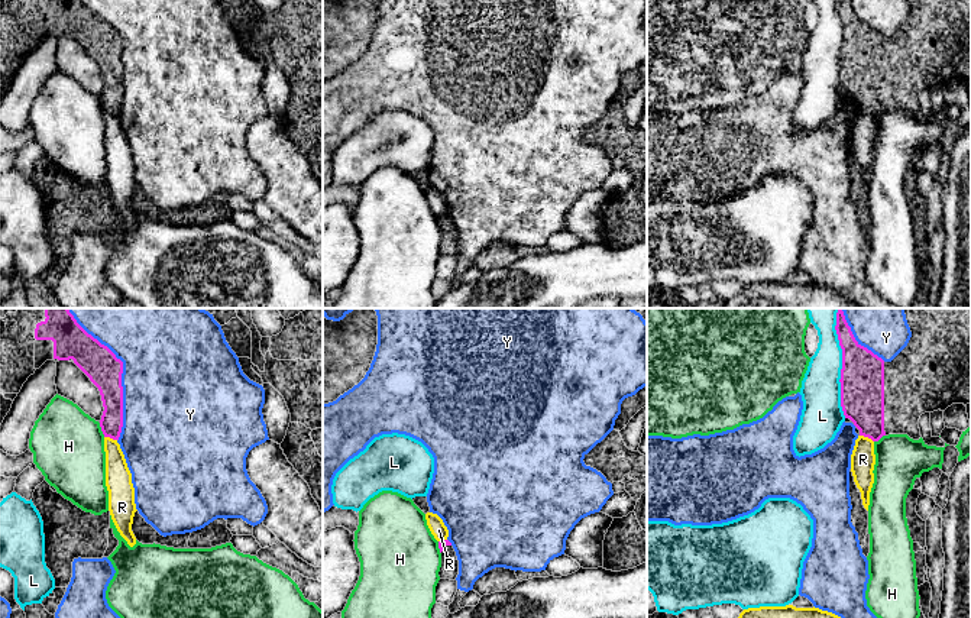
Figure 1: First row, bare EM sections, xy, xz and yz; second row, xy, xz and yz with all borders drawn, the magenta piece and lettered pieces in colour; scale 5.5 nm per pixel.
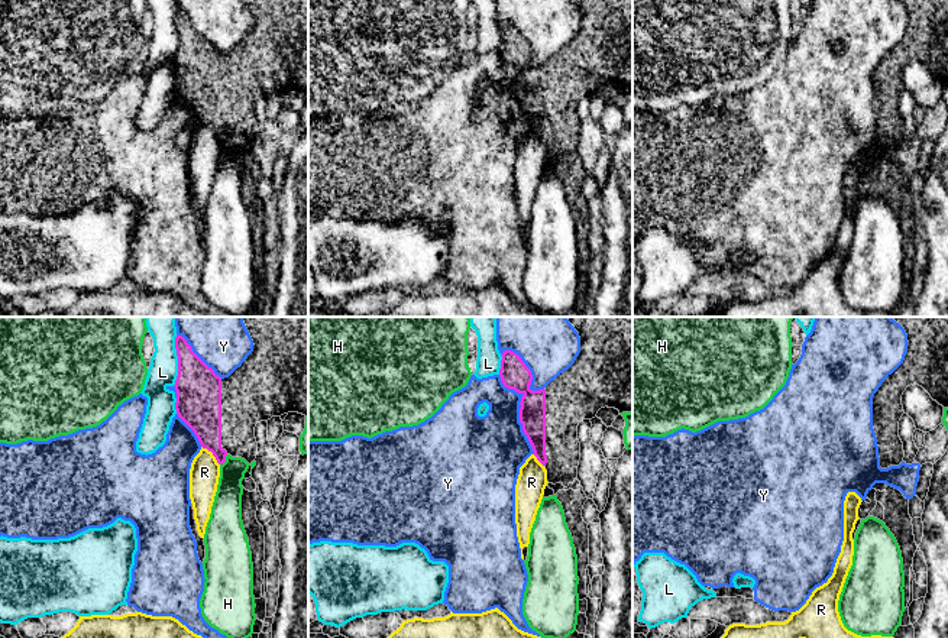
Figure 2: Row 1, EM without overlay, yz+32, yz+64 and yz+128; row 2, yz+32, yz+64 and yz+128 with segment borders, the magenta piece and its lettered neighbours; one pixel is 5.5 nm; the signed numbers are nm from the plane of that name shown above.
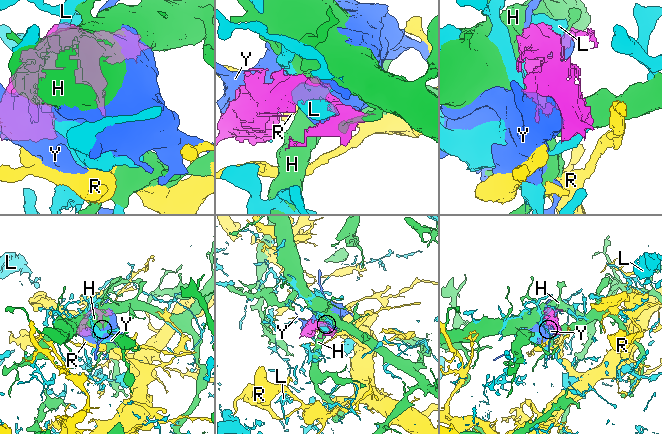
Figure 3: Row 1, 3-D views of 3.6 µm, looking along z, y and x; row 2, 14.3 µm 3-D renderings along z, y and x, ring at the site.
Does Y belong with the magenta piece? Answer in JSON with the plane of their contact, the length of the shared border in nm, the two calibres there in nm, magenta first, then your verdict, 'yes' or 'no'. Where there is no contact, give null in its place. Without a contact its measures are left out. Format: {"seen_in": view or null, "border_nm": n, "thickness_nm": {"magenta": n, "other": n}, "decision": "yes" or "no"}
{"seen_in": "xy", "border_nm": 800, "thickness_nm": {"magenta": 190, "other": 500}, "decision": "no"}

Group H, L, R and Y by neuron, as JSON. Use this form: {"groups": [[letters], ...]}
{"groups": [["H"], ["L"], ["R"], ["Y"]]}

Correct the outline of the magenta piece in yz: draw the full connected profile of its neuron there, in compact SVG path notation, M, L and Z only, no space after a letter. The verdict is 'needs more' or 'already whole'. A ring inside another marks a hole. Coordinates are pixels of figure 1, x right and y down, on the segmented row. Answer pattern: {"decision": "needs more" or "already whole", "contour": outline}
{"decision": "needs more", "contour": "M842 308L836 313L835 330L842 349L841 407L845 418L860 430L860 436L873 441L889 434L907 434L919 440L922 414L945 411L952 404L971 404L971 308L904 308L904 314L912 337L891 362L884 362L855 340Z"}

